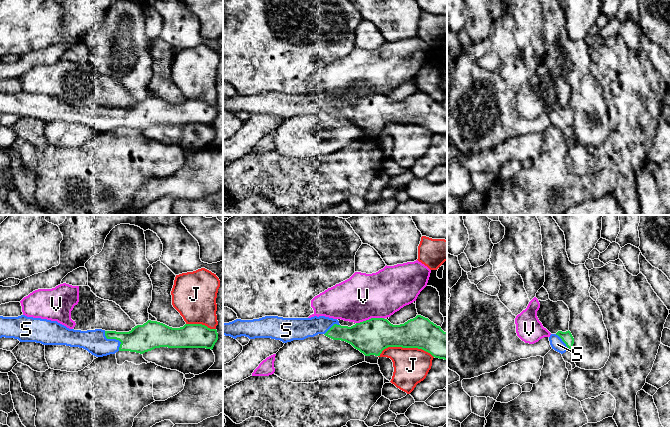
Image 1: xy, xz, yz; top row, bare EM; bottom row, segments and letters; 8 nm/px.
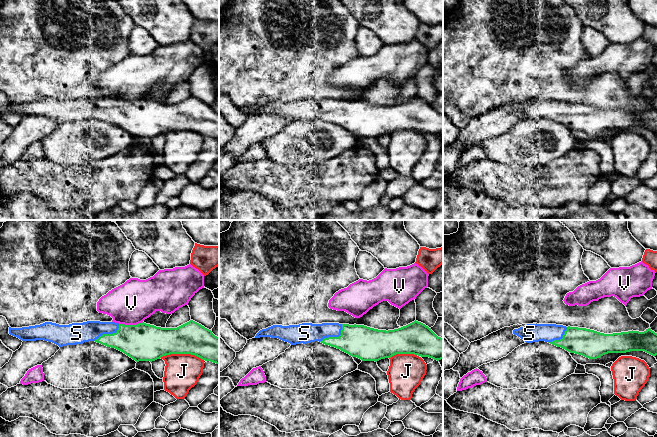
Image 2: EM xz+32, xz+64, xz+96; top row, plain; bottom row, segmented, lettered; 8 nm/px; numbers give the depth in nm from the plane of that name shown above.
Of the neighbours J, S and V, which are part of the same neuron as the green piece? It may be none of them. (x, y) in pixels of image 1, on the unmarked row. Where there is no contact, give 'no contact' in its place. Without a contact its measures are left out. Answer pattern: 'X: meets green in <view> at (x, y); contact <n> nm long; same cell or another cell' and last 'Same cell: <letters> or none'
J: meets green in xz at (406, 123); contact 440 nm long; another cell
S: meets green in xy at (114, 114); contact 200 nm long; same cell
V: meets green in xz at (371, 94); contact 240 nm long; another cell
Same cell: S

